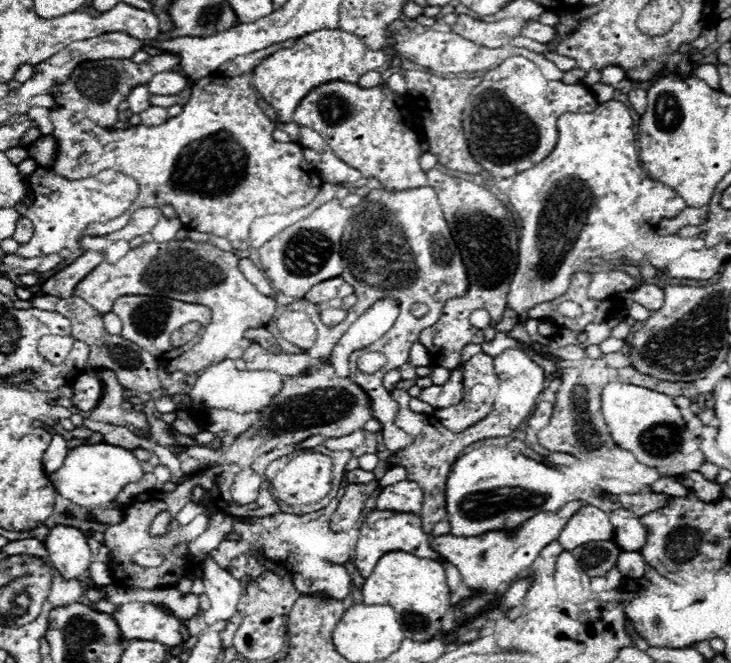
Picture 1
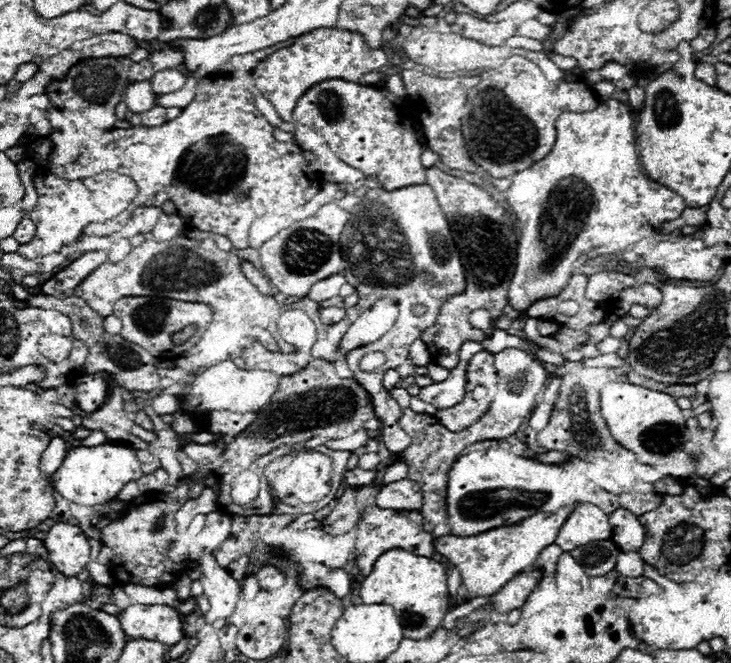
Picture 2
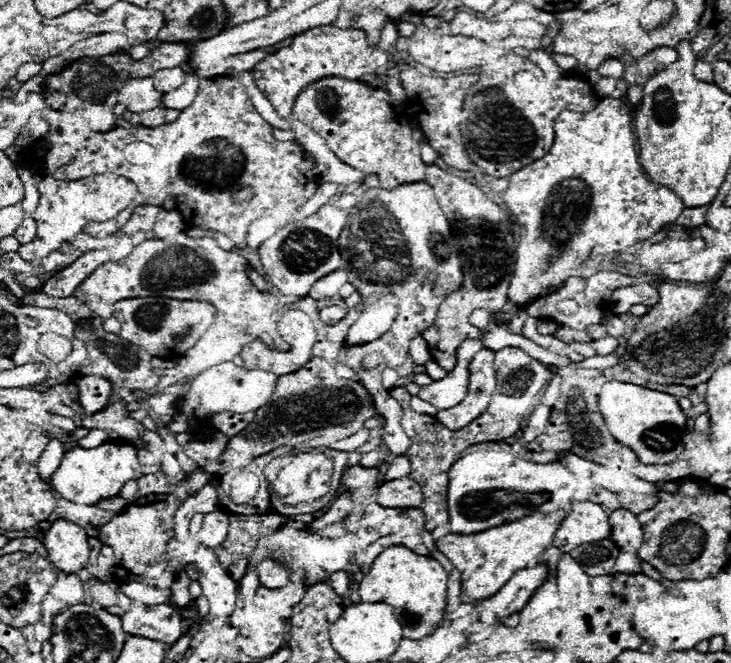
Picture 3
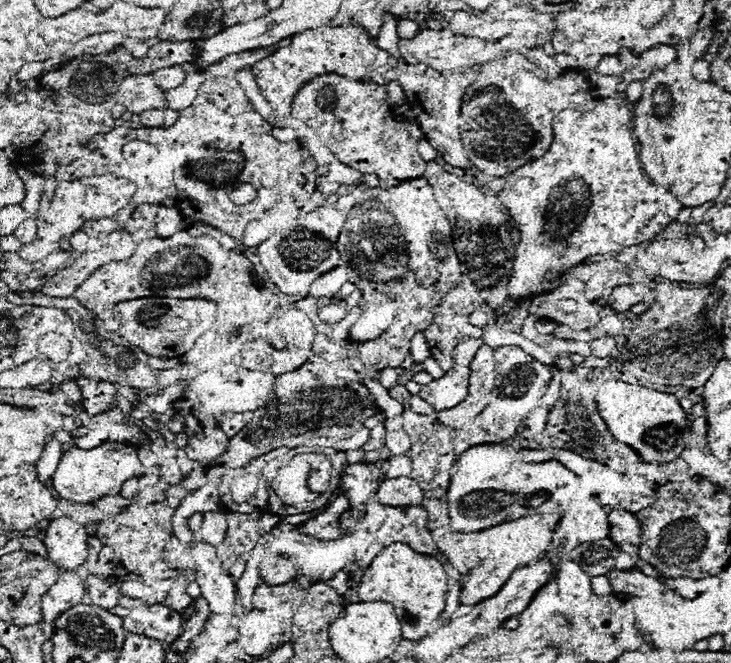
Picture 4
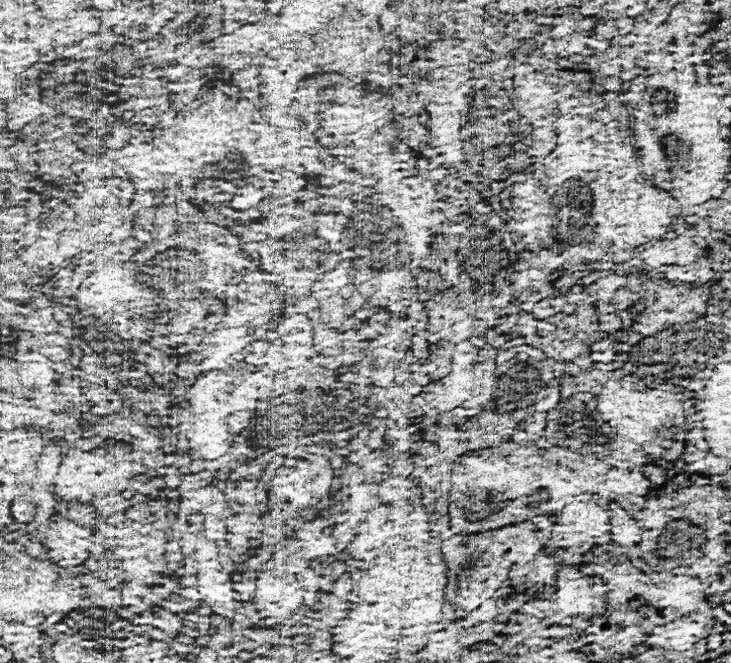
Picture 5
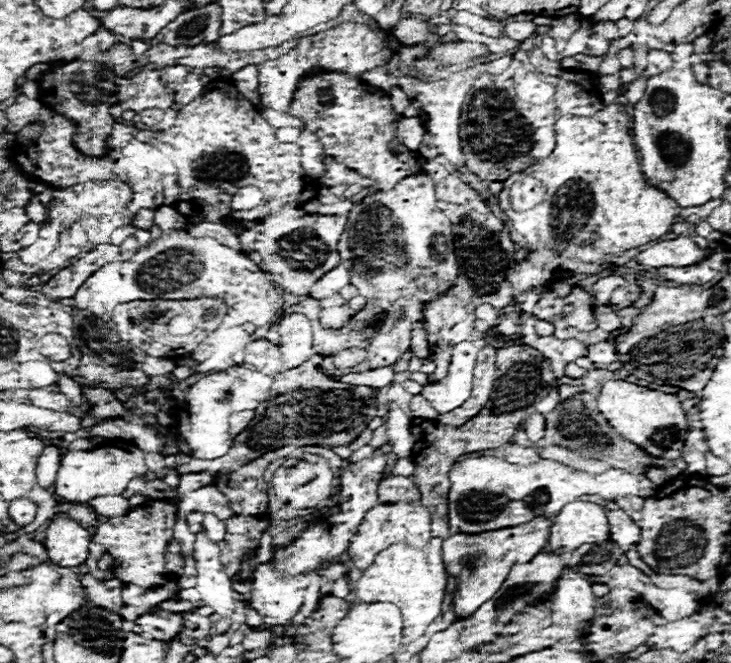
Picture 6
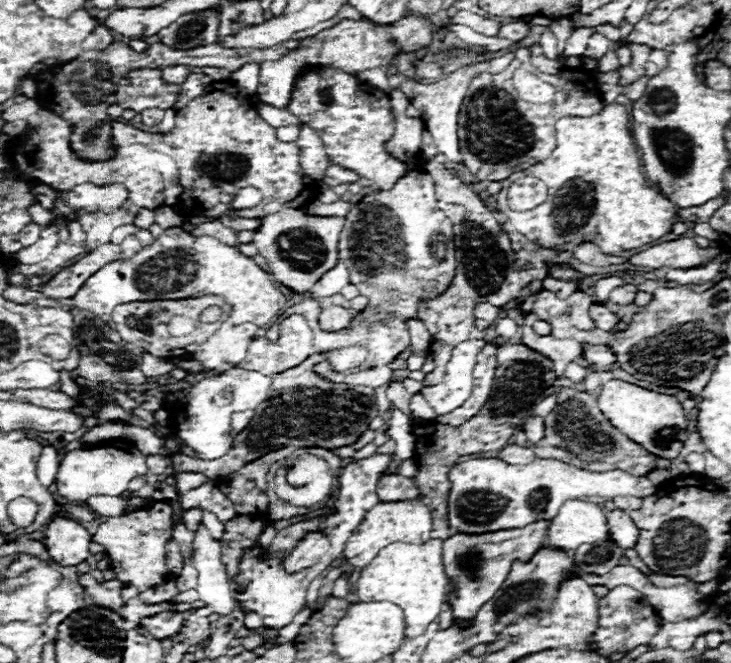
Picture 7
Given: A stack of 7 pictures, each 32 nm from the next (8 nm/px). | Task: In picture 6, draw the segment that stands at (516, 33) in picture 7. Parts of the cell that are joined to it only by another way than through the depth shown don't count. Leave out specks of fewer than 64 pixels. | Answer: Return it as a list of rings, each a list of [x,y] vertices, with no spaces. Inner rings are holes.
[[[522,20],[522,22],[506,22],[504,24],[504,32],[502,32],[502,36],[508,36],[508,38],[512,38],[512,40],[526,40],[532,32],[534,32],[534,28],[536,28],[536,24],[534,22],[530,22],[530,20]]]

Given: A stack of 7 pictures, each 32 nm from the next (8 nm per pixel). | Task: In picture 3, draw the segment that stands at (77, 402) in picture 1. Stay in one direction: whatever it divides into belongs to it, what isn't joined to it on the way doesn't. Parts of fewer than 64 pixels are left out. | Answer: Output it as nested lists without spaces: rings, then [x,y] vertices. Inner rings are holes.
[[[78,376],[74,384],[78,390],[78,402],[88,416],[102,410],[108,404],[108,398],[112,396],[112,384],[104,378]]]

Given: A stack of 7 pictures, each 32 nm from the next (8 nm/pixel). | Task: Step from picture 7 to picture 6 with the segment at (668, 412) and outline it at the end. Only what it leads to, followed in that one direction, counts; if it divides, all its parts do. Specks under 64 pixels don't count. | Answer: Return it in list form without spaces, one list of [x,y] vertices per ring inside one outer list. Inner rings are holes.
[[[608,380],[598,396],[598,410],[604,414],[608,424],[616,428],[626,440],[638,444],[642,450],[652,454],[654,458],[680,458],[684,448],[684,438],[688,432],[686,410],[678,396],[650,390],[626,380]]]

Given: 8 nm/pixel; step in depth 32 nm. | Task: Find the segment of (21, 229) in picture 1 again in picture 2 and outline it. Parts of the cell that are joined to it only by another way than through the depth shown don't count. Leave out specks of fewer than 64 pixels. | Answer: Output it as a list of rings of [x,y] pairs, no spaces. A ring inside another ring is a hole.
[[[24,216],[24,218],[20,220],[20,226],[18,226],[16,232],[14,232],[14,240],[18,240],[20,244],[26,244],[26,242],[30,242],[30,240],[34,238],[34,234],[36,234],[34,222],[32,222],[28,216]]]

